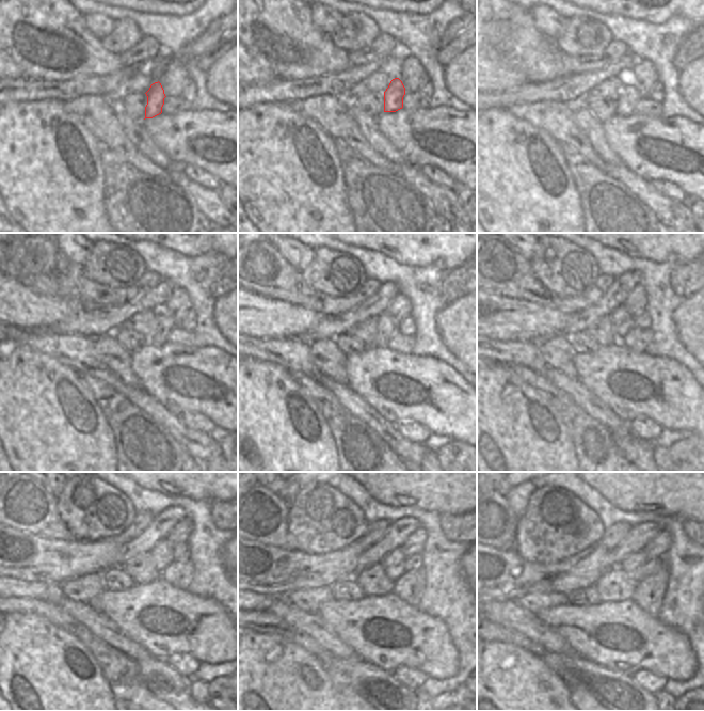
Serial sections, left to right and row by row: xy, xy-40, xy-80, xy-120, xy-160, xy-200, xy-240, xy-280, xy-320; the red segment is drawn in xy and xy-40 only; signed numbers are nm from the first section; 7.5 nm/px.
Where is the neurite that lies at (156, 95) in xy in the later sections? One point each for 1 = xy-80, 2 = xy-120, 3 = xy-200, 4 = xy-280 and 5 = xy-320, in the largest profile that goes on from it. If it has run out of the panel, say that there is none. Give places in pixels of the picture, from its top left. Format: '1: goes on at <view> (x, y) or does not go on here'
1: goes on at xy-80 (633, 95)
2: goes on at xy-120 (164, 322)
3: goes on at xy-200 (643, 317)
4: goes on at xy-280 (416, 540)
5: goes on at xy-320 (658, 538)

